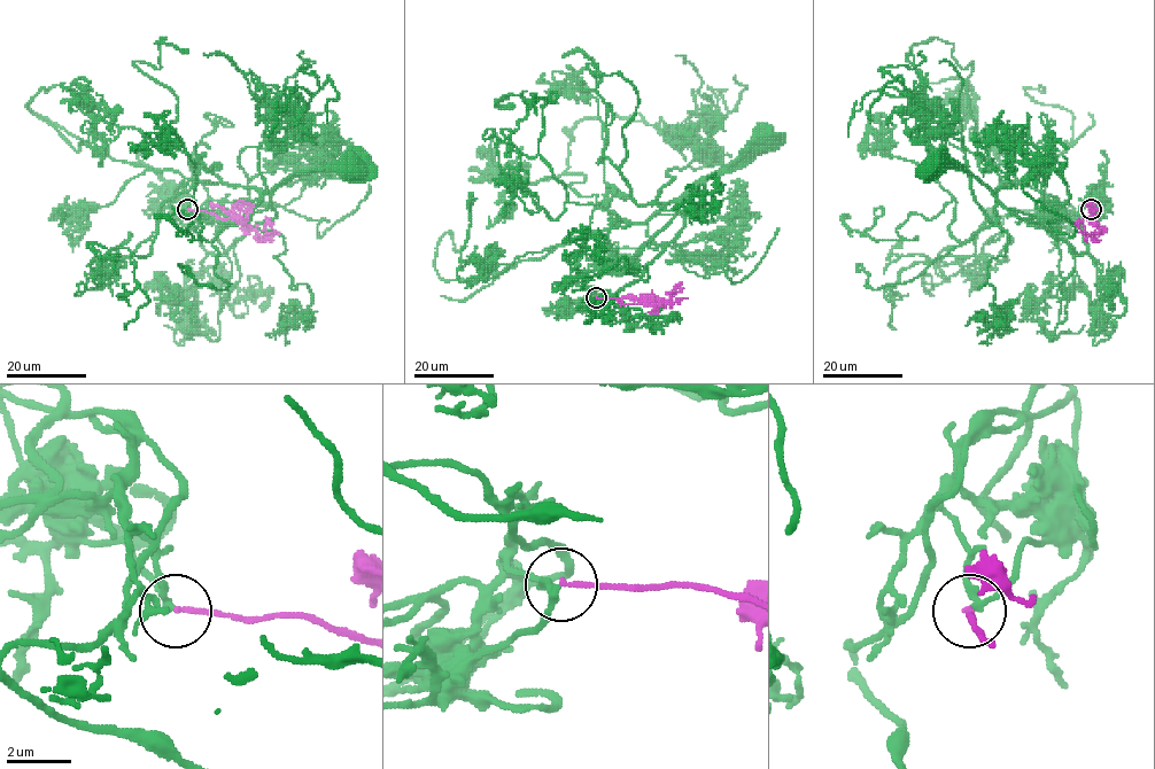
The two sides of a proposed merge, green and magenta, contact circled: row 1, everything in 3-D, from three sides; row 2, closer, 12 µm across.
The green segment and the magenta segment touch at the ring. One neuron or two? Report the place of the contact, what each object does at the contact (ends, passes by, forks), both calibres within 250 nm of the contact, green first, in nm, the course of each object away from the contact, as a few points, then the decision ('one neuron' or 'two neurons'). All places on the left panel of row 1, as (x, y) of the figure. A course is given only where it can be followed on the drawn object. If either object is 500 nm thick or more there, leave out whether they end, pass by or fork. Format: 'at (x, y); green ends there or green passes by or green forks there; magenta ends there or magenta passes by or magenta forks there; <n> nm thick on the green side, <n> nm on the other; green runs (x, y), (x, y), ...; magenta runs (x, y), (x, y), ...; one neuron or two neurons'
at (187, 209); green passes by; magenta ends there; 170 nm thick on the green side, 140 nm on the other; green runs (187, 209), (181, 197), (183, 209), (167, 217), (222, 254), (276, 217), (271, 195), (292, 178), (356, 165); magenta runs (187, 210), (232, 217), (260, 235), (266, 222), (273, 224); two neurons

